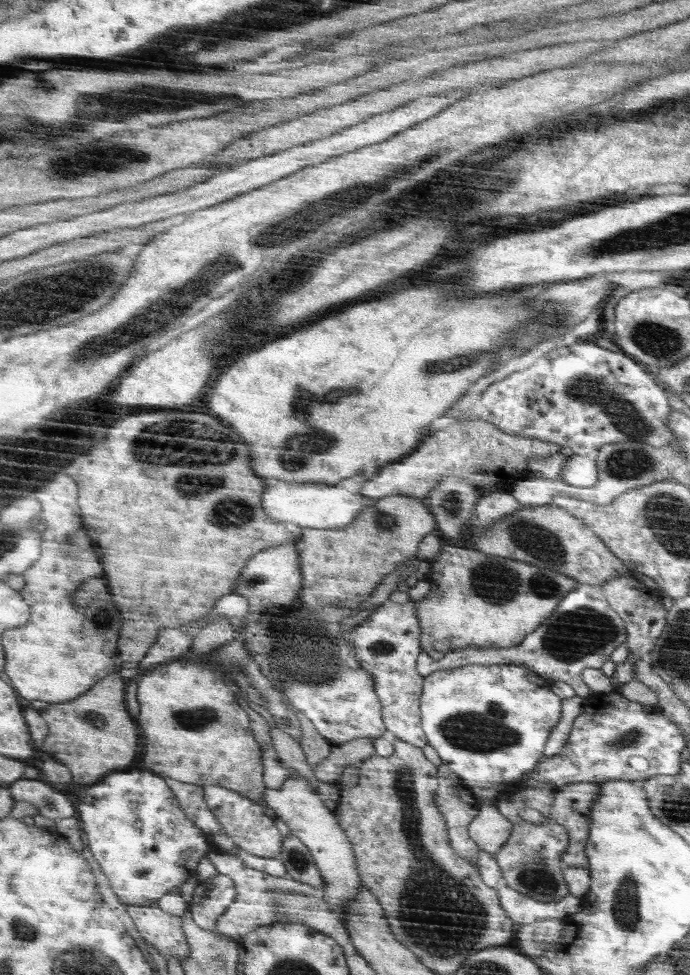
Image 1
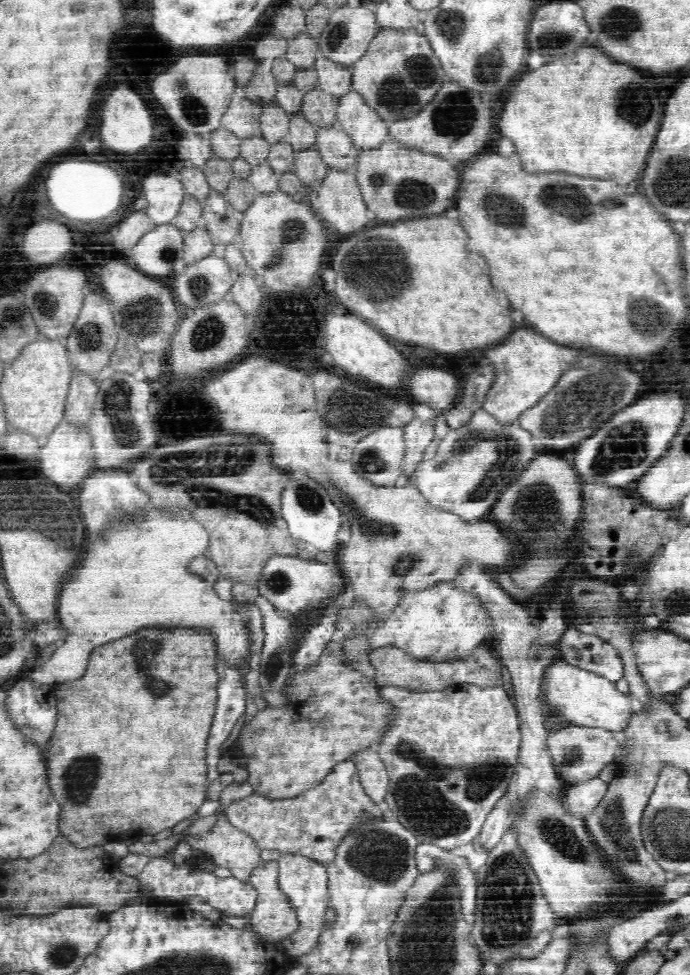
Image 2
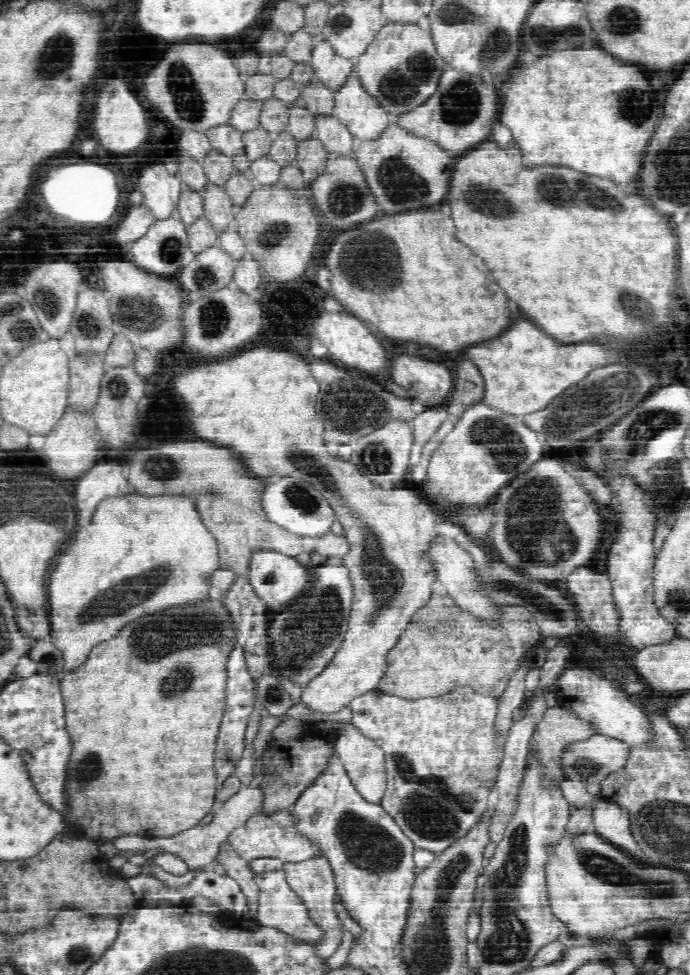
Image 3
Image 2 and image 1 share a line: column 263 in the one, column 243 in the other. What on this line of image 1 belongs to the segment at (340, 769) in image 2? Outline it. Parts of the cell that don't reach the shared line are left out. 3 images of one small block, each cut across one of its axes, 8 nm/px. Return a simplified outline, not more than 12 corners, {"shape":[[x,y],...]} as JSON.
{"shape":[[208,785],[206,801],[241,849],[275,858],[284,838],[250,797]]}

